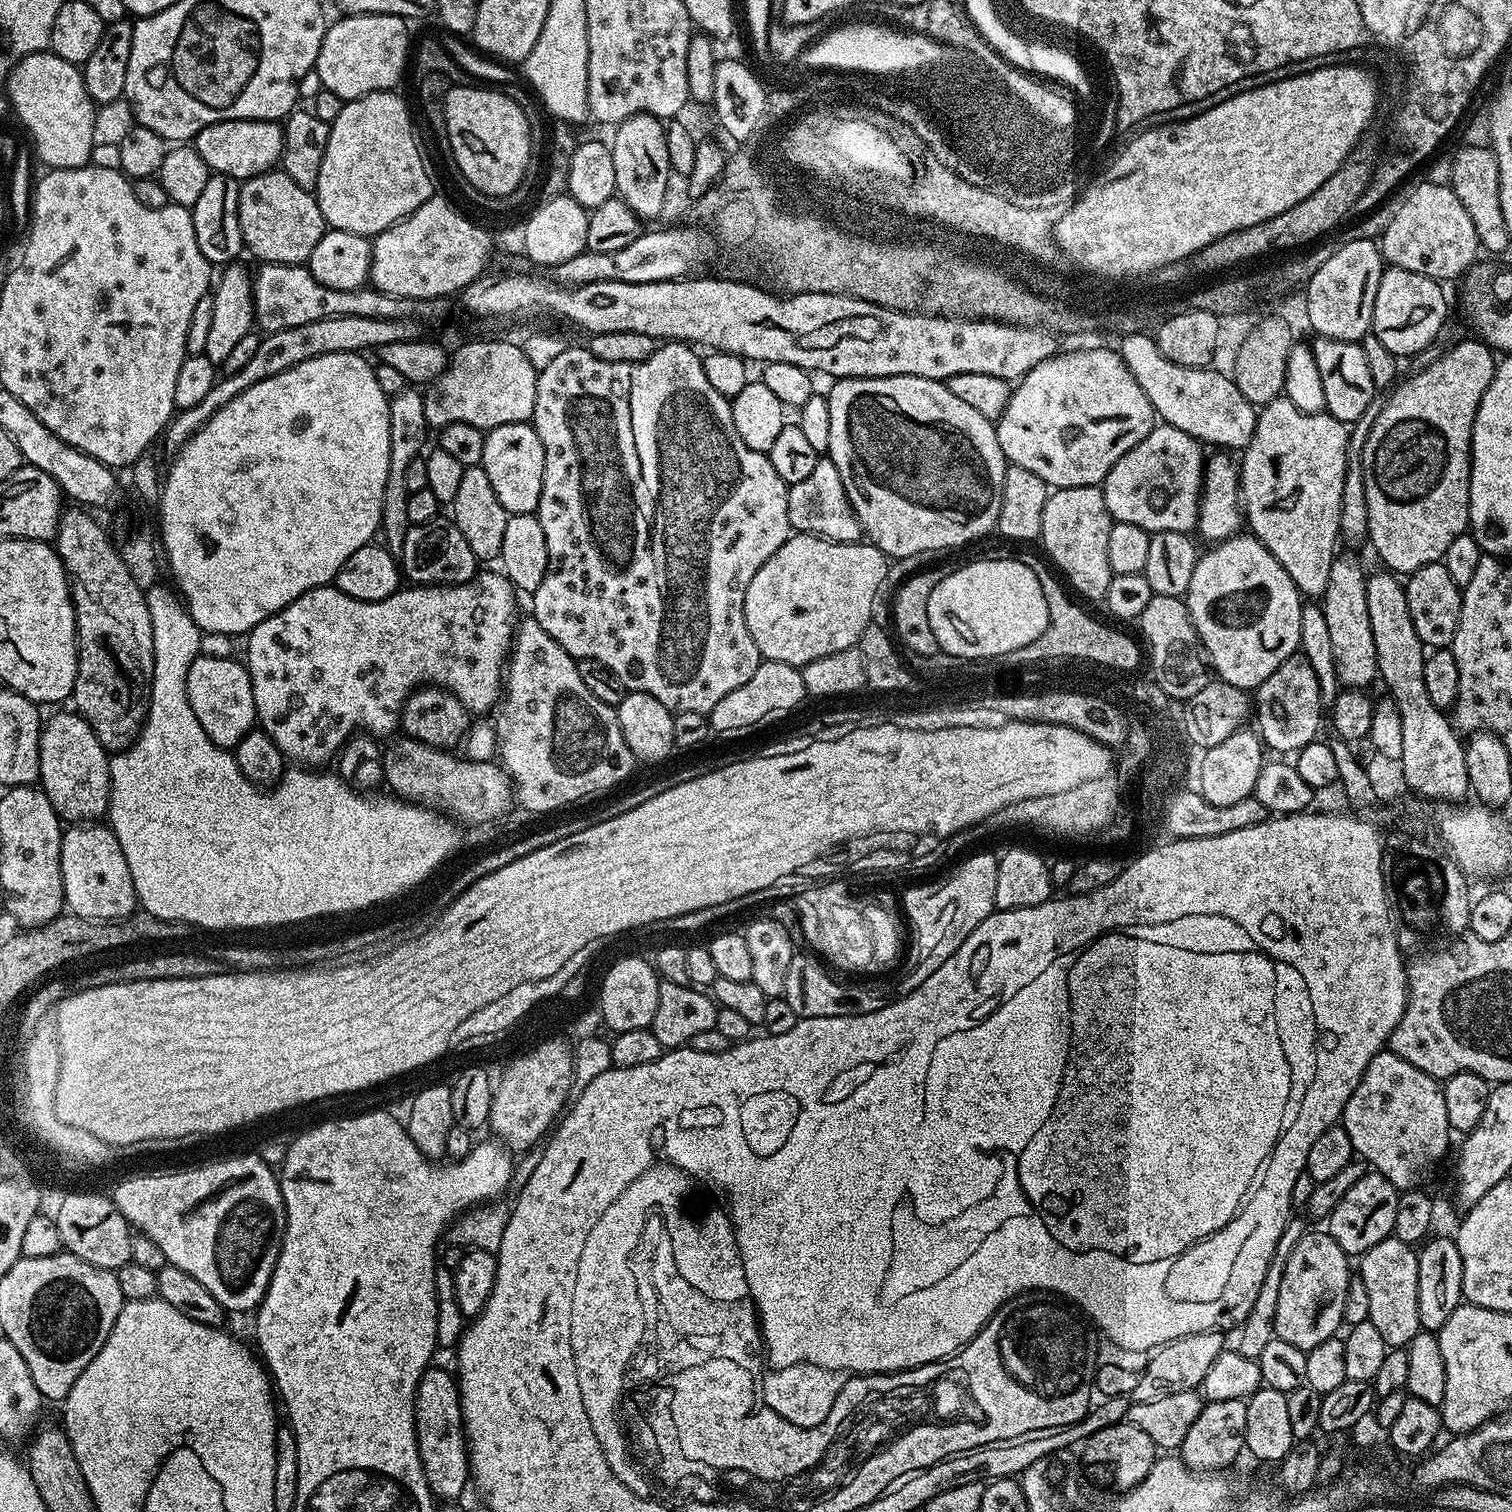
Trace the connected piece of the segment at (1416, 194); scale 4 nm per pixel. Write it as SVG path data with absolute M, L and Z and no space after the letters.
M1447 183L1418 185L1389 218L1384 233L1378 236L1378 247L1391 267L1414 270L1437 282L1459 281L1482 252L1480 235L1466 214L1466 206L1458 202L1458 194Z

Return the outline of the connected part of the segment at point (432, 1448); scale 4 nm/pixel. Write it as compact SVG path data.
M429 1366L424 1369L422 1378L418 1382L418 1390L414 1398L414 1418L416 1419L416 1441L418 1454L422 1462L422 1470L426 1474L428 1489L433 1497L440 1502L456 1502L461 1498L464 1487L470 1484L470 1450L466 1445L464 1435L464 1415L460 1405L460 1386L457 1377L444 1368Z

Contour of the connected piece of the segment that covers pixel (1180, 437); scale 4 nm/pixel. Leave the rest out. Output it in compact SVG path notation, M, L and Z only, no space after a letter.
M1160 422L1106 474L1103 482L1106 510L1113 521L1130 522L1153 532L1187 532L1196 528L1200 517L1200 494L1204 491L1206 452L1199 440L1186 430Z

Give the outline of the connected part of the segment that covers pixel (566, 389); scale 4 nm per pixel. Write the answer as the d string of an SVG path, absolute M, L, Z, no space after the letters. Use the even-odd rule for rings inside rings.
M664 342L657 347L653 356L645 359L645 362L648 363L648 448L638 448L636 436L634 436L634 432L630 432L628 406L626 406L628 374L630 374L627 362L602 362L602 358L594 358L594 354L590 354L590 350L586 346L580 346L580 348L570 346L565 352L558 354L558 358L554 358L554 362L550 362L550 366L539 369L536 377L534 414L530 421L532 427L536 429L538 438L542 438L544 447L542 494L535 515L539 516L542 522L542 534L546 534L546 554L548 555L546 578L542 578L542 586L538 586L538 590L531 593L530 596L530 600L532 600L531 619L536 620L538 626L542 626L542 630L546 630L546 634L550 634L550 638L554 638L554 642L558 642L558 646L562 646L562 650L566 650L566 654L573 656L576 661L602 662L602 666L614 670L614 674L618 674L618 678L622 678L622 682L628 687L629 692L650 694L655 700L662 702L662 706L666 706L668 711L673 714L677 712L702 712L705 714L712 712L714 706L718 706L718 702L722 702L722 698L726 698L726 694L730 694L730 690L738 690L738 686L743 686L754 674L754 670L758 670L762 657L758 646L754 646L754 638L750 638L750 630L746 630L746 614L744 613L746 590L750 586L754 574L758 574L758 570L762 570L762 566L767 560L785 544L789 536L793 535L788 517L790 486L785 480L778 478L778 470L774 470L774 466L768 461L765 453L750 450L750 446L746 446L746 442L742 442L742 438L738 438L738 430L734 430L731 399L718 394L718 390L714 390L714 386L710 386L710 381L706 379L704 373L704 361L699 355L696 357L695 351L697 352L695 347L684 342ZM580 394L596 394L596 396L604 396L606 400L610 400L616 420L618 420L618 426L592 426L592 422L580 422L580 426L574 426L572 432L585 431L592 432L592 434L587 439L590 448L574 448L574 452L582 452L577 456L586 456L586 458L577 458L577 467L568 468L572 464L572 458L568 456L566 408L570 404L570 398L580 396ZM616 430L620 432L620 436L614 434ZM604 432L612 432L612 436L604 438ZM600 494L602 496L618 496L620 494L620 498L622 498L620 500L622 508L618 510L618 512L622 512L620 520L624 520L624 522L628 520L628 526L624 526L624 528L630 528L630 532L644 532L644 530L648 532L648 552L642 550L642 546L640 546L640 550L636 550L636 556L646 556L648 560L636 558L634 564L626 572L620 572L620 574L612 572L602 562L602 558L596 554L596 550L590 542L590 536L586 534L584 520L582 520L582 516L592 514L592 506L596 504L598 498L602 498Z

